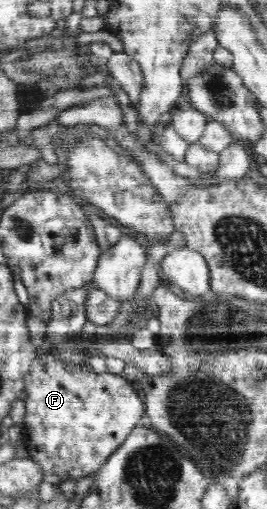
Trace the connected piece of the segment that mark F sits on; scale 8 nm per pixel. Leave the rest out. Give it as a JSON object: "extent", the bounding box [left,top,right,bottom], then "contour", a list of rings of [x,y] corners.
{"extent":[23,354,146,481],"contour":[[[41,354],[34,359],[33,365],[29,370],[29,373],[24,377],[25,394],[23,400],[26,405],[26,415],[23,419],[23,433],[26,439],[26,447],[28,448],[29,456],[31,460],[37,462],[43,467],[44,475],[57,475],[60,481],[79,481],[83,477],[91,477],[94,473],[100,470],[100,467],[107,461],[107,458],[122,444],[132,429],[138,427],[140,419],[146,415],[146,409],[143,406],[141,397],[135,391],[135,388],[131,386],[131,383],[122,375],[113,374],[110,372],[96,373],[89,369],[86,364],[73,365],[63,360],[59,360],[57,356],[53,354]]]}

